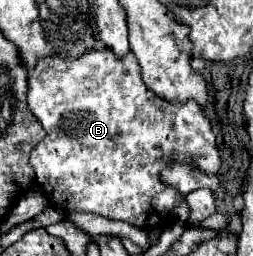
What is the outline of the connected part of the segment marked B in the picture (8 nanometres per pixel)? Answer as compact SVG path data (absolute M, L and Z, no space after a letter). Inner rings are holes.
M92 49L92 51L88 51L86 55L82 55L80 59L74 59L74 61L62 59L62 57L44 57L44 59L40 59L36 63L36 67L28 71L28 107L34 113L34 117L40 121L44 131L46 131L46 137L42 139L42 143L30 155L30 165L34 167L36 181L38 181L40 189L44 191L44 195L48 197L50 205L60 209L62 213L84 211L84 213L102 215L102 217L112 219L112 221L126 221L126 223L130 223L130 225L134 225L138 229L144 229L144 231L154 231L154 229L160 229L164 223L168 225L170 215L176 209L176 203L182 203L186 199L184 193L180 193L178 189L174 189L174 187L170 187L170 185L166 185L162 181L162 171L166 167L170 167L180 157L182 157L182 163L186 163L190 167L196 167L204 175L218 175L218 171L222 167L220 153L218 153L218 147L216 147L216 137L214 137L214 133L210 129L210 121L206 119L204 111L194 101L170 103L170 101L164 101L164 99L156 97L144 85L142 75L140 75L140 65L138 65L138 61L136 61L136 57L132 53L128 53L124 59L118 59L110 49Z

